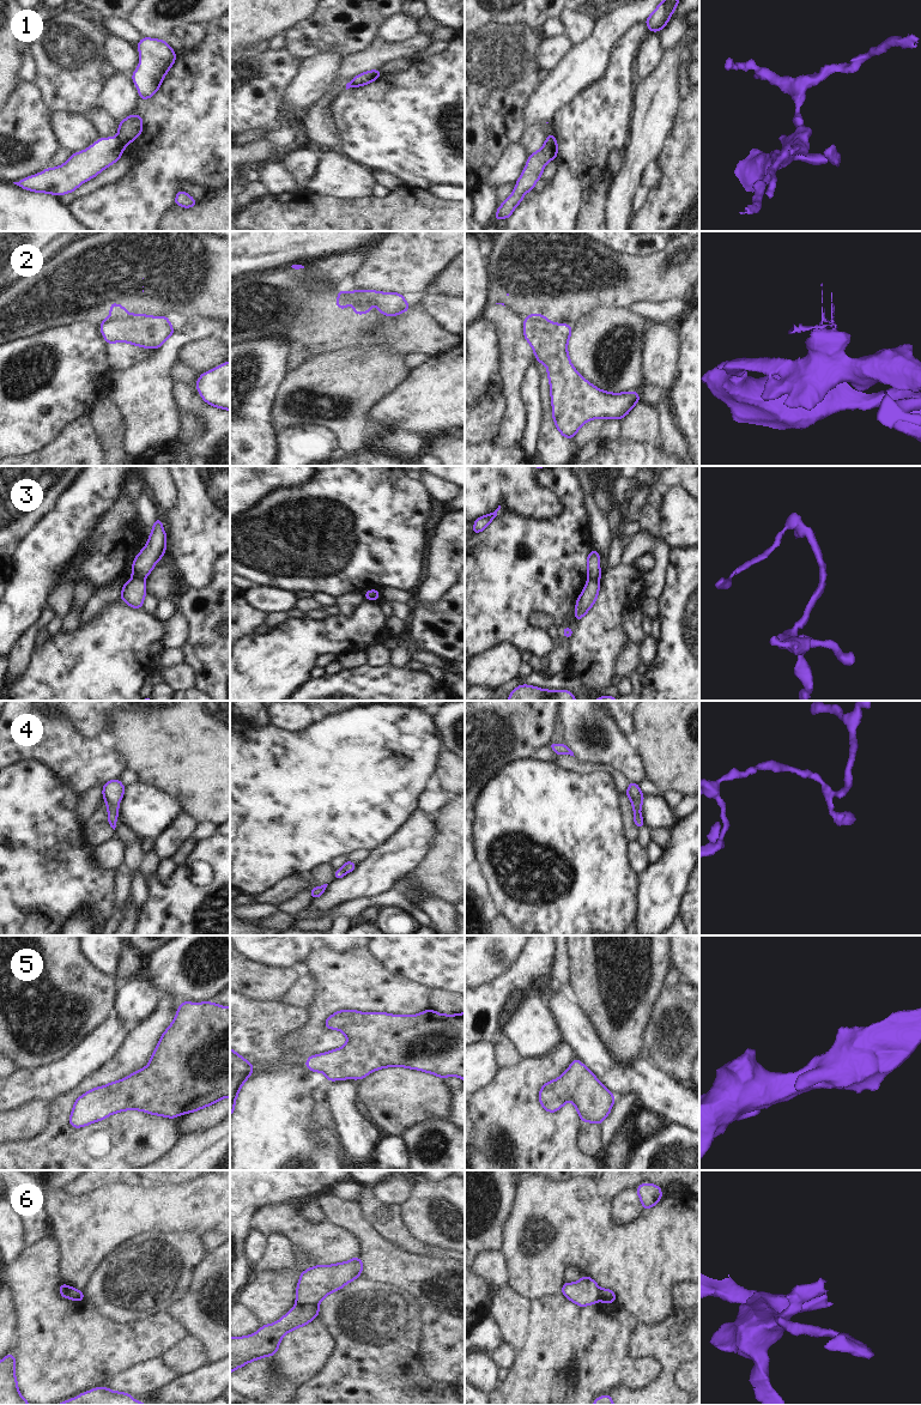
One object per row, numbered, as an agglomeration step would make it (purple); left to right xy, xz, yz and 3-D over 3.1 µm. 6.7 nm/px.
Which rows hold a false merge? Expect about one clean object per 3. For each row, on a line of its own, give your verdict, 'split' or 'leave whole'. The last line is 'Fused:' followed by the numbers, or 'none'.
1: split
2: split
3: split
4: split
5: leave whole
6: split
Fused: 1, 2, 3, 4, 6

